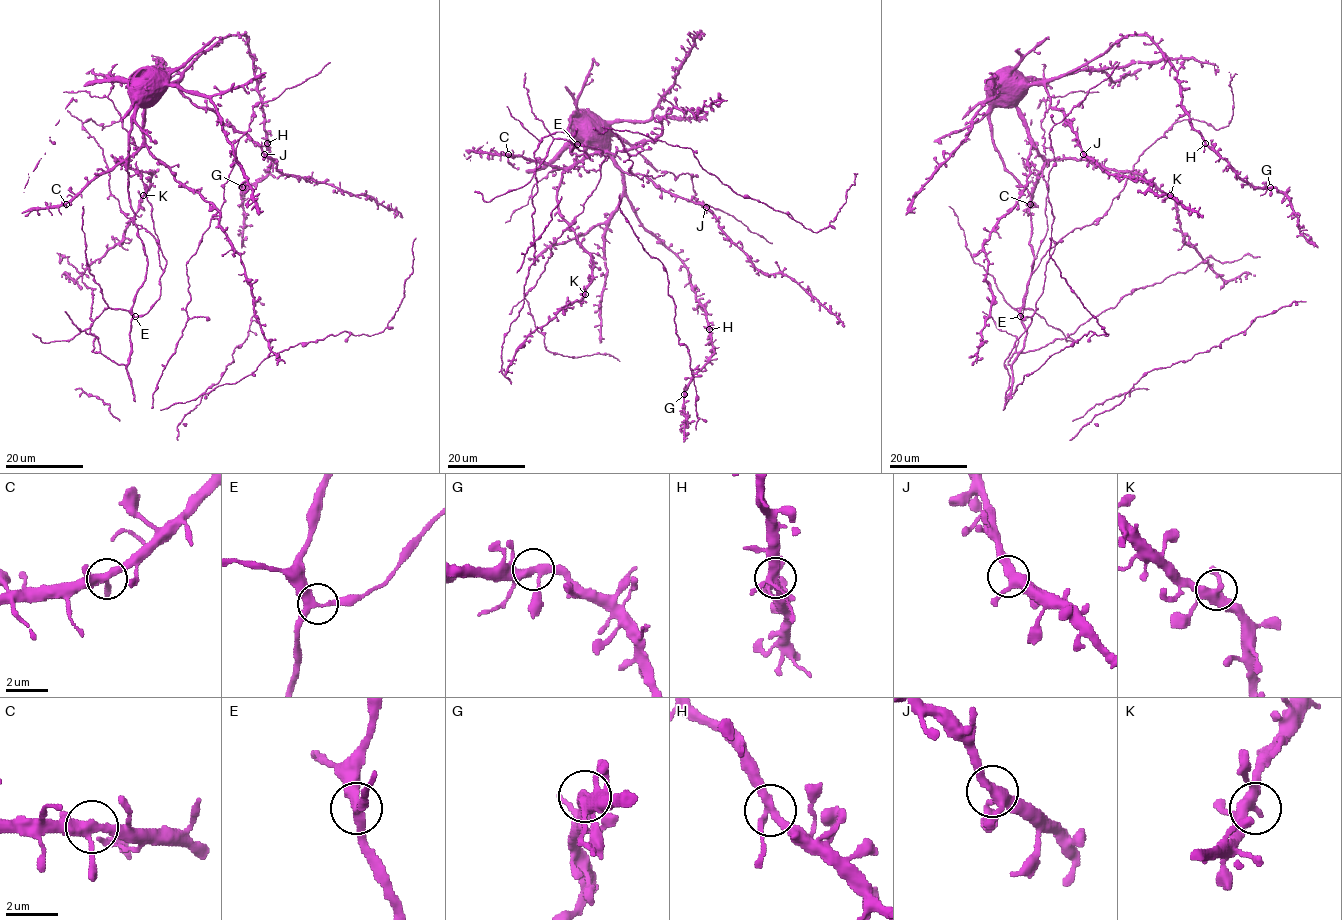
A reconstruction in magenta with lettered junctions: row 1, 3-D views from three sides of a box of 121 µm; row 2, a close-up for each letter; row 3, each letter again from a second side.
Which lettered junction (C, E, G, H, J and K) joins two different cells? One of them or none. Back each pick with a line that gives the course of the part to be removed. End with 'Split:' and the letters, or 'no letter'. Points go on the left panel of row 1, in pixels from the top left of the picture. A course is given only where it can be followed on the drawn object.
Split: no letter

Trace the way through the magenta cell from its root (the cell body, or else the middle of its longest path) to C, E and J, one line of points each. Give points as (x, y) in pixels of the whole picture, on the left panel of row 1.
C: (136, 83), (132, 94), (143, 106), (143, 143), (96, 175), (66, 204)
E: (136, 83), (129, 90), (134, 115), (127, 163), (128, 197), (147, 268), (132, 308), (135, 316)
J: (136, 83), (138, 78), (162, 78), (174, 84), (193, 103), (208, 106), (223, 123), (245, 132), (264, 154)

